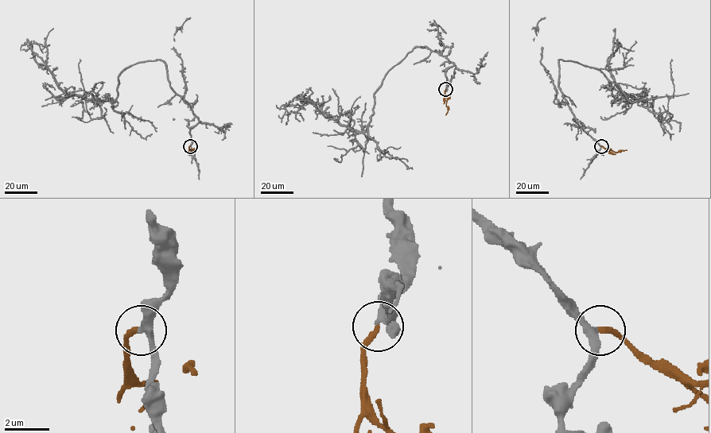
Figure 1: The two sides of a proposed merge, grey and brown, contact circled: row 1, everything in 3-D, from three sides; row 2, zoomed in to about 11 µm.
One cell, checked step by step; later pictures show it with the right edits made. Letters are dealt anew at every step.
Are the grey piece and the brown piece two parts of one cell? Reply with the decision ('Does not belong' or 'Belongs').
Belongs

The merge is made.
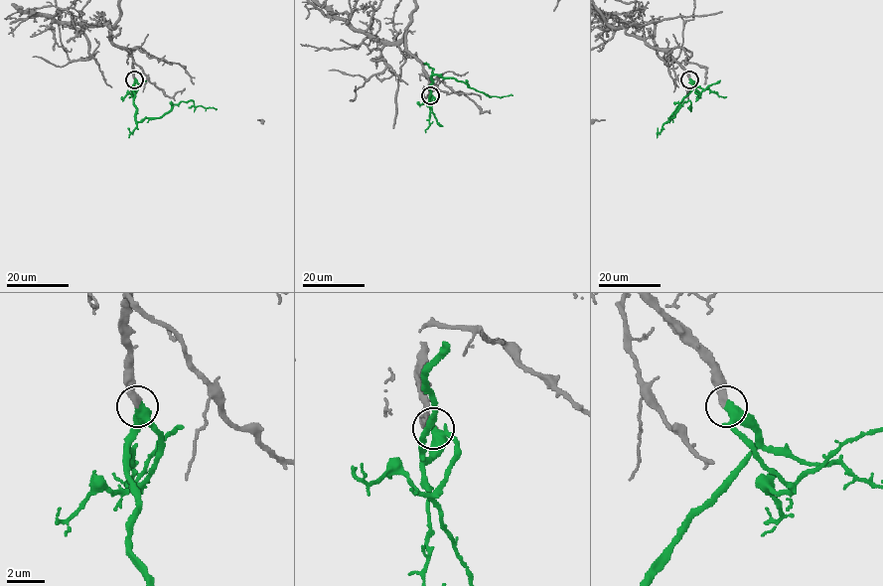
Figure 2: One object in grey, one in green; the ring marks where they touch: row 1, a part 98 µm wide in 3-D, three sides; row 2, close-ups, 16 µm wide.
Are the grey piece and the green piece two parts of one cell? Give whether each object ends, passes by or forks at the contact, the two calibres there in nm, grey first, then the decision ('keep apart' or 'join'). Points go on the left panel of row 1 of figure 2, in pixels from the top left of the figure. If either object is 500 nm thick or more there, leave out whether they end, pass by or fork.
grey ends there; green passes by; 400 nm thick on the grey side, 400 nm on the other; join

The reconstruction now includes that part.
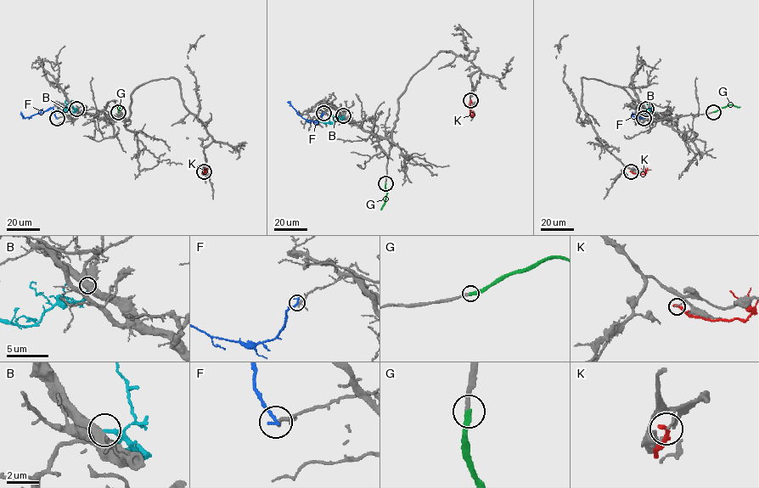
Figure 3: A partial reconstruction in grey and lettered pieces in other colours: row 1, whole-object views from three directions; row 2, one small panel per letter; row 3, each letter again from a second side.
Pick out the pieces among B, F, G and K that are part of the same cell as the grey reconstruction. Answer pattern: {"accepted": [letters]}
{"accepted": ["G"]}

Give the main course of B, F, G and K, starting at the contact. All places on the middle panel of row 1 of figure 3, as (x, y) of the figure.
B: (343, 115), (332, 124), (318, 119)
F: (323, 113), (319, 120), (306, 120), (287, 102)
G: (385, 183), (387, 194), (380, 210)
K: (470, 100), (469, 114), (475, 114)

